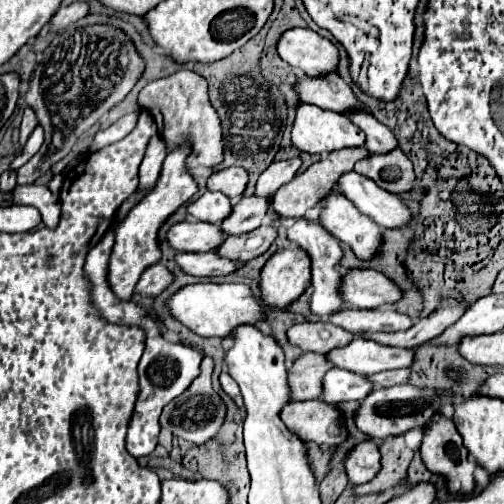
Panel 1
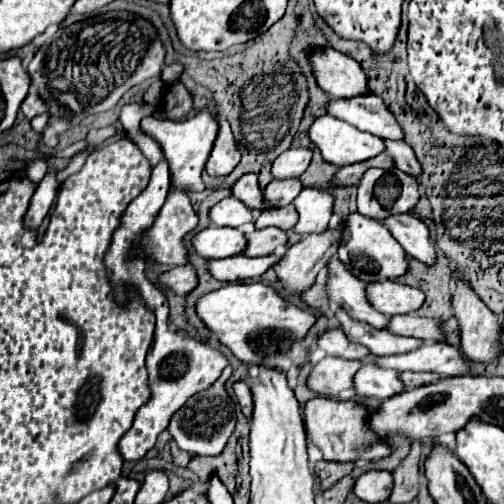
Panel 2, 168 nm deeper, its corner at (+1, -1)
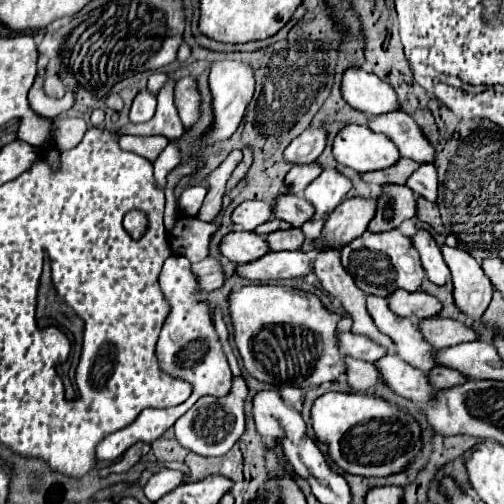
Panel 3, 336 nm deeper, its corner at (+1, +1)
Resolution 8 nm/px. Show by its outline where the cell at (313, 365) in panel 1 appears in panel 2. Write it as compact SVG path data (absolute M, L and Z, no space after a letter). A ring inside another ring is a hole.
M328 356L320 360L308 378L308 388L320 396L336 396L338 392L354 386L354 374L362 368L356 360Z

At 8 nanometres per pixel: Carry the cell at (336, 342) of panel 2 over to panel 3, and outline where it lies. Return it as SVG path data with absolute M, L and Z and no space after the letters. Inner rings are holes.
M352 332L338 334L338 342L340 342L340 352L350 354L352 358L376 362L378 358L382 358L386 354L386 350L382 346L374 344L370 338L364 338L364 336L358 336Z

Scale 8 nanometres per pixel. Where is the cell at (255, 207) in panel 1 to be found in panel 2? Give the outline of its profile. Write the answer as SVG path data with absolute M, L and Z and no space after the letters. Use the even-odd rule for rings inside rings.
M286 178L286 180L272 180L266 188L264 188L264 196L268 196L268 200L272 200L272 204L280 206L288 206L302 190L302 184L298 178Z

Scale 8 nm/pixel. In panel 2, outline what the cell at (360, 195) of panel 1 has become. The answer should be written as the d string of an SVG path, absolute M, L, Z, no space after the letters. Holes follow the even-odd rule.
M412 214L390 216L384 224L392 232L392 236L400 242L408 256L420 260L426 266L432 266L436 262L436 250L430 242L430 232L420 218Z

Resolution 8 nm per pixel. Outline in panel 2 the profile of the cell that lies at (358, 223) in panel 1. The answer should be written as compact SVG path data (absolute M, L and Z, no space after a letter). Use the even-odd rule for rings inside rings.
M358 212L346 218L344 242L338 248L338 260L348 268L350 274L354 274L358 280L366 284L378 282L378 280L396 280L404 276L408 270L408 256L400 248L400 244L394 240L390 230L382 222L368 220Z

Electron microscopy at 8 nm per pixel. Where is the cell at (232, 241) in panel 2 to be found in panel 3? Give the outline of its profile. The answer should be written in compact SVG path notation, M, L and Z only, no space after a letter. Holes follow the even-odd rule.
M228 232L220 246L220 254L228 260L240 264L240 262L252 262L268 252L266 238L256 232Z

